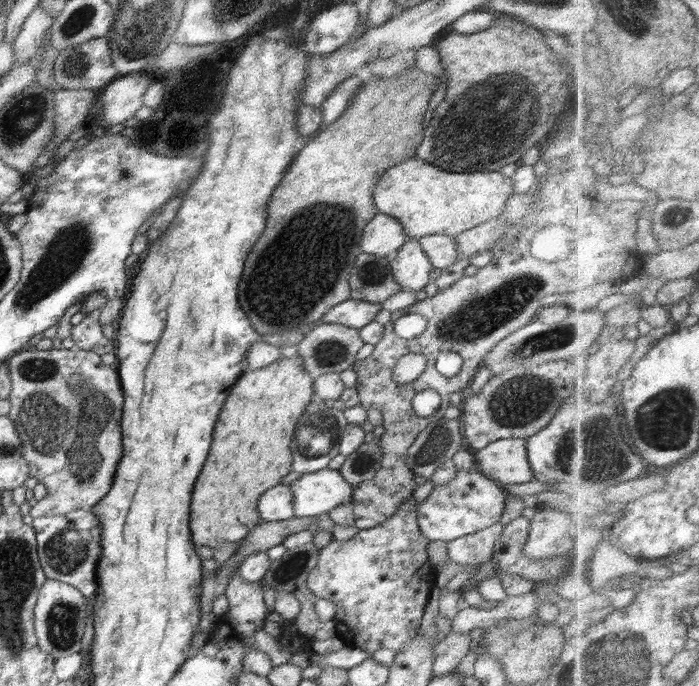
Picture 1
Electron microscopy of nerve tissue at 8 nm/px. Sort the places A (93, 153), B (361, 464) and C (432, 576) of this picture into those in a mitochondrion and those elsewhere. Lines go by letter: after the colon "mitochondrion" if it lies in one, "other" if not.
A: other
B: other
C: other

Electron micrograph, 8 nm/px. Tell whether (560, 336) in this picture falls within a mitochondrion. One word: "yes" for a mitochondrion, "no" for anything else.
yes

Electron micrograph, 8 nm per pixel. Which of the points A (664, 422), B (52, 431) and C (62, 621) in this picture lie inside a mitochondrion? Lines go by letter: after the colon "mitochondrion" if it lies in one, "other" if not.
A: mitochondrion
B: mitochondrion
C: mitochondrion

